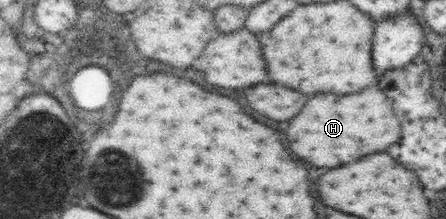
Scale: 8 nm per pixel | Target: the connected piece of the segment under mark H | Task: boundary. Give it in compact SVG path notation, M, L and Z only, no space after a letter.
M369 87L361 93L339 97L331 93L315 95L313 99L309 99L307 107L293 121L289 121L289 129L285 135L289 139L289 147L299 157L303 157L315 167L333 169L337 165L351 163L357 157L365 157L387 149L399 139L399 133L401 127L395 119L395 113L391 111L389 99L377 87Z

